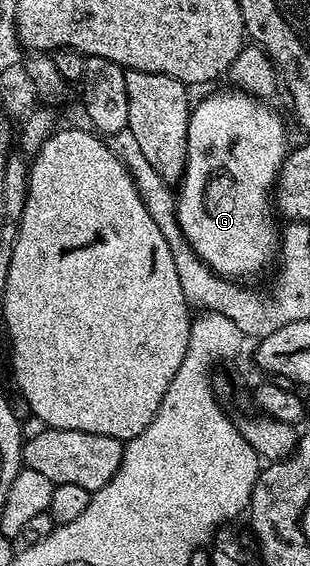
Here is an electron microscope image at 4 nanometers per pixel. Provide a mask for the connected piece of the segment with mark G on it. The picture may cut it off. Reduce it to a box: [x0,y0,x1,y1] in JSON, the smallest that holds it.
[175,89,289,281]

